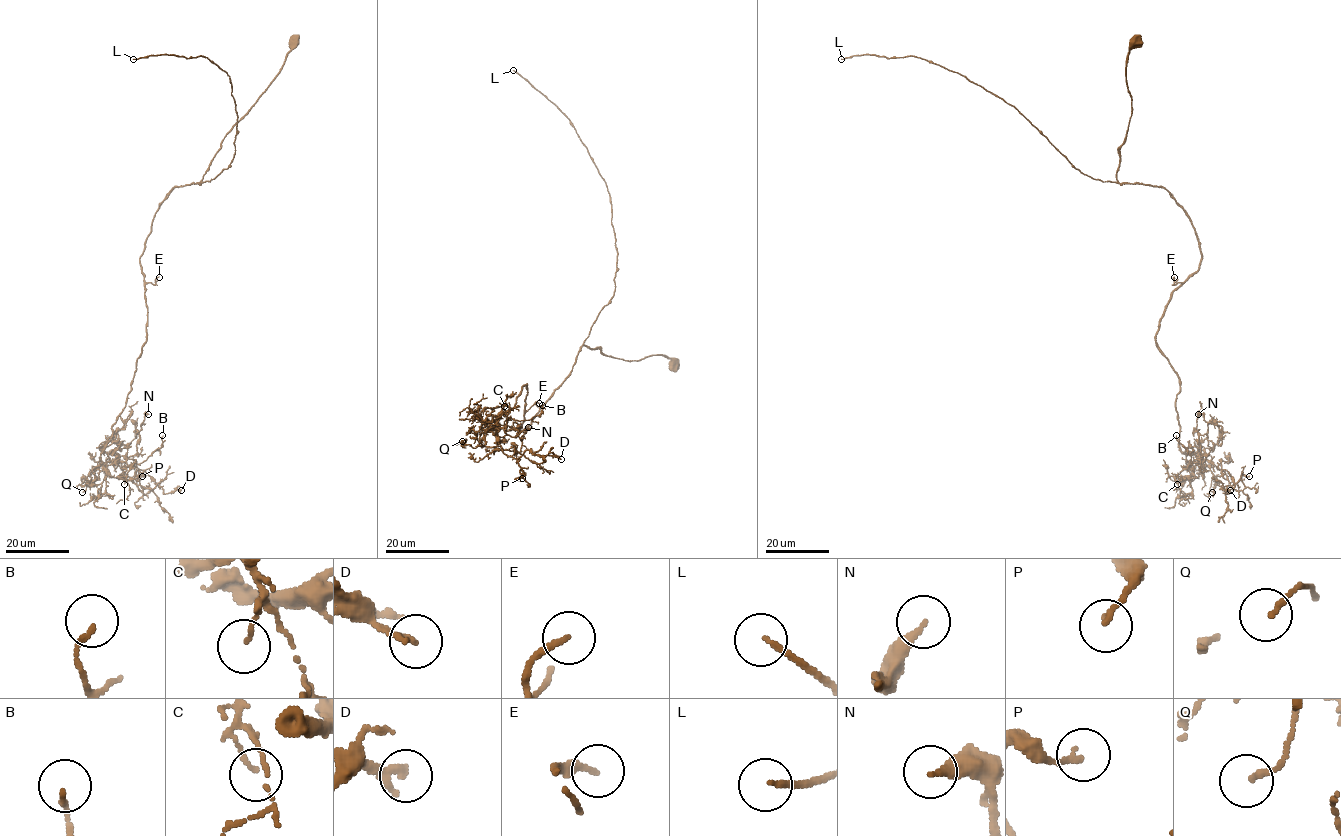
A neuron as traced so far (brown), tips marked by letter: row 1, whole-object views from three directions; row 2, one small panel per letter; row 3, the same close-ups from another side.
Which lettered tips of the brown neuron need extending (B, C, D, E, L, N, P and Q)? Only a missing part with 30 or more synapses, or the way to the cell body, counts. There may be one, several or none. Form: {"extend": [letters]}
{"extend": ["L"]}

